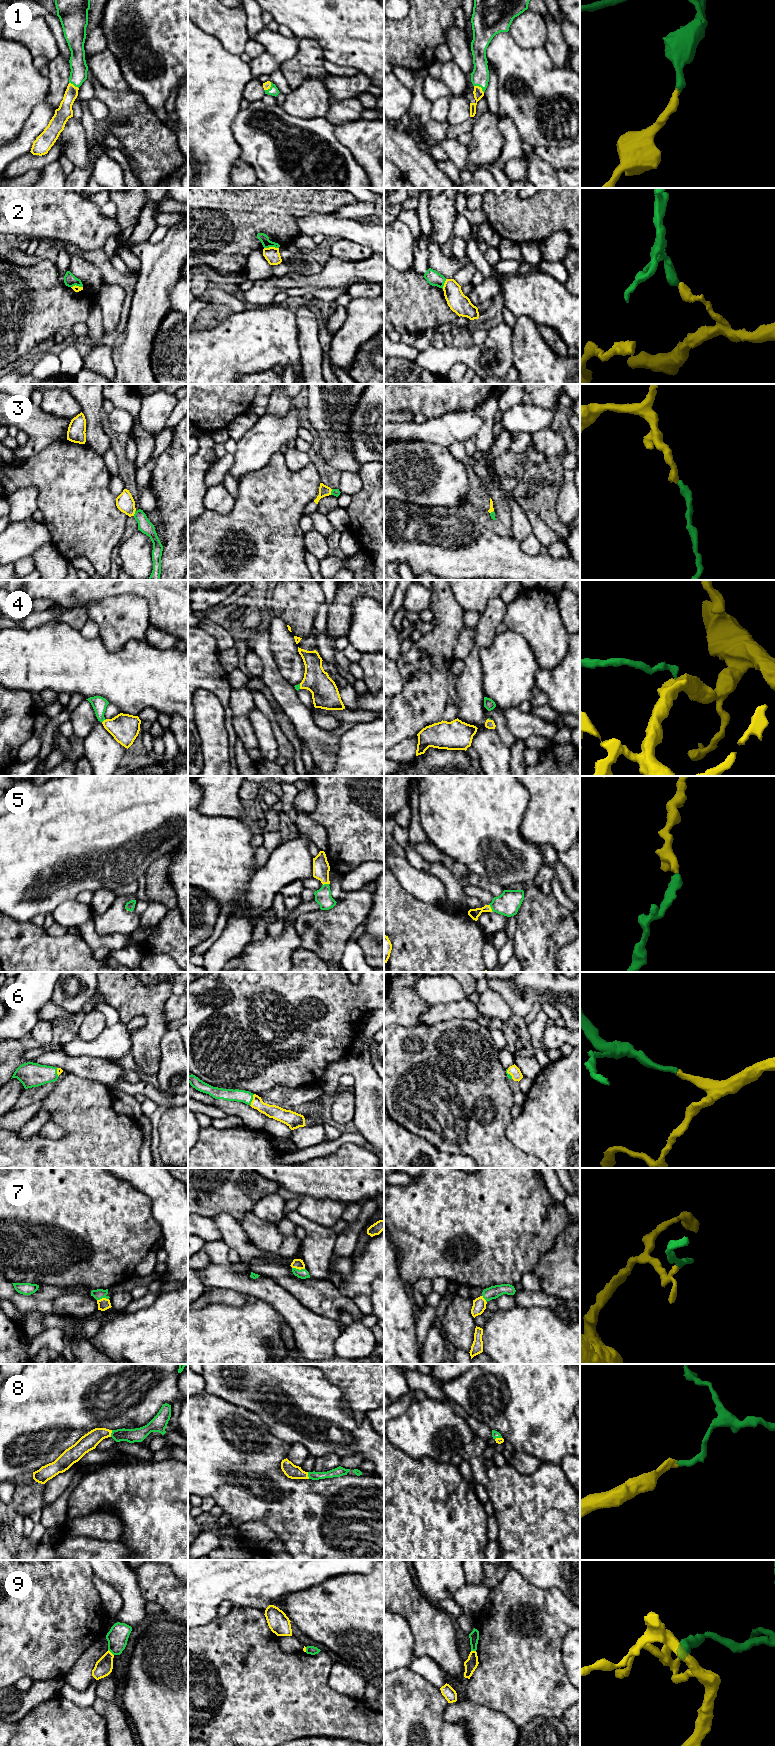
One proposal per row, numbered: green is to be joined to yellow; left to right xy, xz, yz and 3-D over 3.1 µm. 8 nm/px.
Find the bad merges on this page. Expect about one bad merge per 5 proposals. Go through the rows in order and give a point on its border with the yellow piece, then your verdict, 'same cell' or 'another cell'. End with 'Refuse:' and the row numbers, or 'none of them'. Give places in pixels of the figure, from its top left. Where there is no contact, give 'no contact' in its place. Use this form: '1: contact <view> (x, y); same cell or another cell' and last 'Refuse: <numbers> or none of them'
1: contact yz (480, 87); same cell
2: contact xz (271, 247); another cell
3: contact xy (134, 513); same cell
4: contact xy (104, 720); same cell
5: contact yz (490, 907); same cell
6: contact xz (252, 1100); same cell
7: contact xz (298, 1268); same cell
8: contact xy (111, 1432); same cell
9: contact xy (110, 1652); another cell
Refuse: 2, 9

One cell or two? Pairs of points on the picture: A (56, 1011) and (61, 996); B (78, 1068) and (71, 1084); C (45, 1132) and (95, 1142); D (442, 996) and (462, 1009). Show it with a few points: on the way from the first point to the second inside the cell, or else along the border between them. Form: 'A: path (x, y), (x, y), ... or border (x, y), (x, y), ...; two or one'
A: border (51, 999), (54, 1003), (74, 1014); two
B: border (69, 1071), (78, 1076), (98, 1081); two
C: border (65, 1130), (63, 1136), (55, 1139), (40, 1135); two
D: border (474, 1003), (468, 1000), (458, 1000), (431, 1005); two

